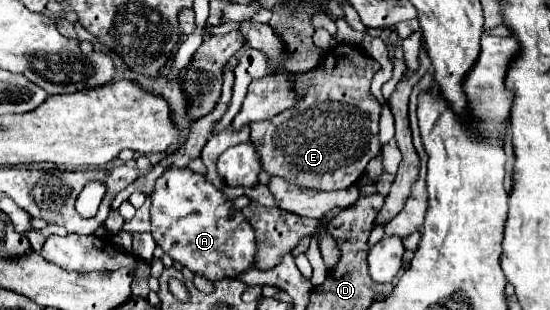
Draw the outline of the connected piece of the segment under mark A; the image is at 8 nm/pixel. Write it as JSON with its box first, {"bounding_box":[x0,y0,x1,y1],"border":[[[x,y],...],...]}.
{"bounding_box":[151,167,255,279],"border":[[[169,167],[157,181],[151,199],[151,235],[175,263],[209,279],[239,279],[255,267],[255,231],[221,189],[189,167]]]}

